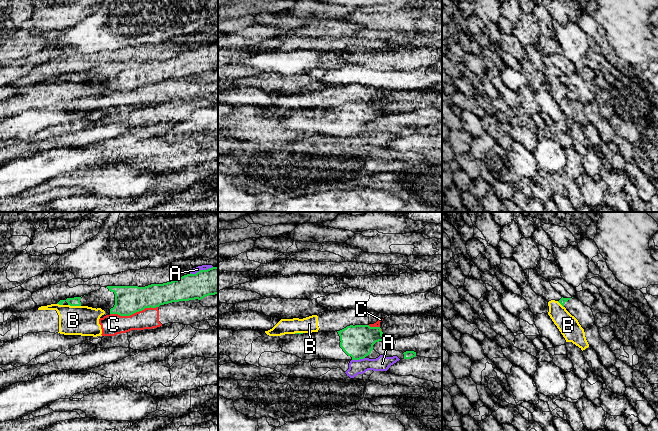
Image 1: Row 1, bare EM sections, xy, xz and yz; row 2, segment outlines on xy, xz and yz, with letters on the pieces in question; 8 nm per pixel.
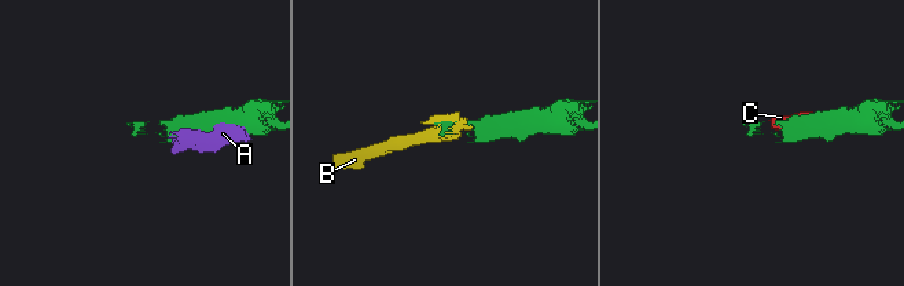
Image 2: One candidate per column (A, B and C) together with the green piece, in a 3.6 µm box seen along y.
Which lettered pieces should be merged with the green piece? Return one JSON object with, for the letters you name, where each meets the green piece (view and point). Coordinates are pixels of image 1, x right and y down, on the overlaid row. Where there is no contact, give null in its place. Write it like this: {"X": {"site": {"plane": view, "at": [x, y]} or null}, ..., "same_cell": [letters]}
{"same_cell": []}

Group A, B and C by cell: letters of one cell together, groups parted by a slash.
A / B C

